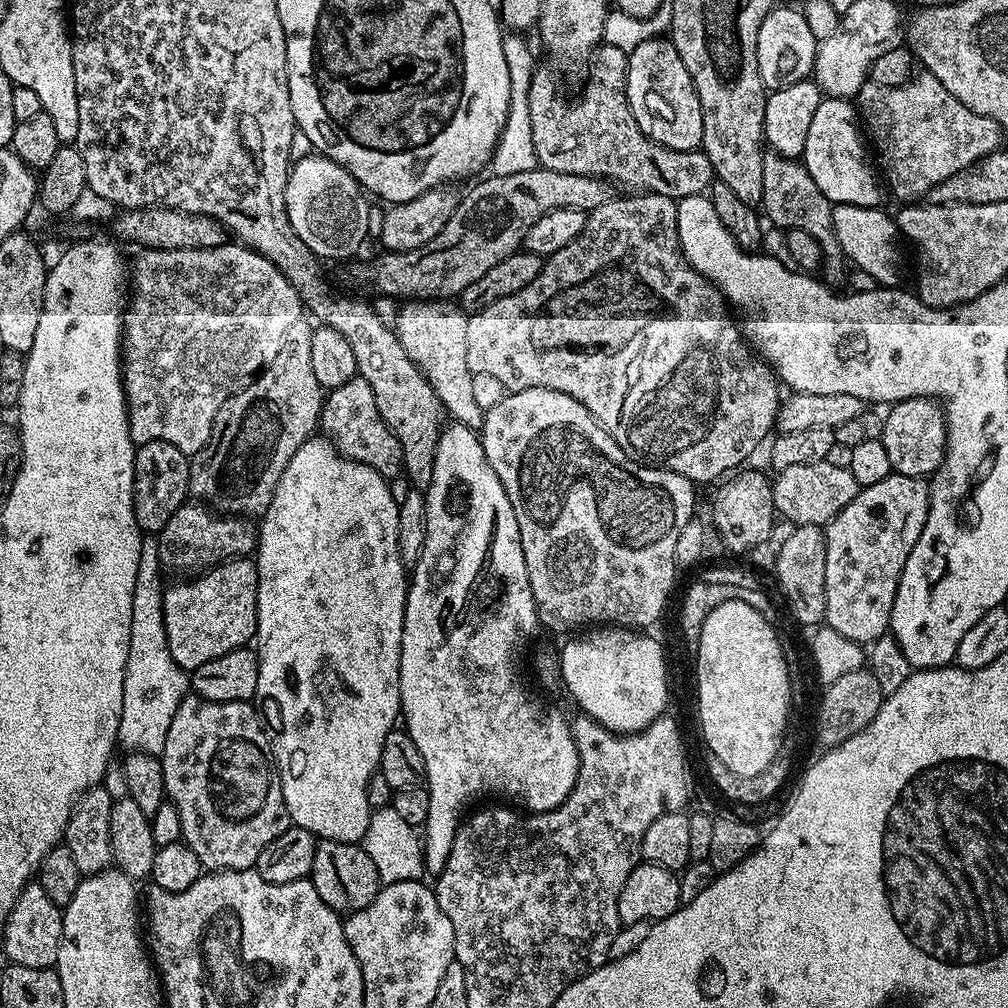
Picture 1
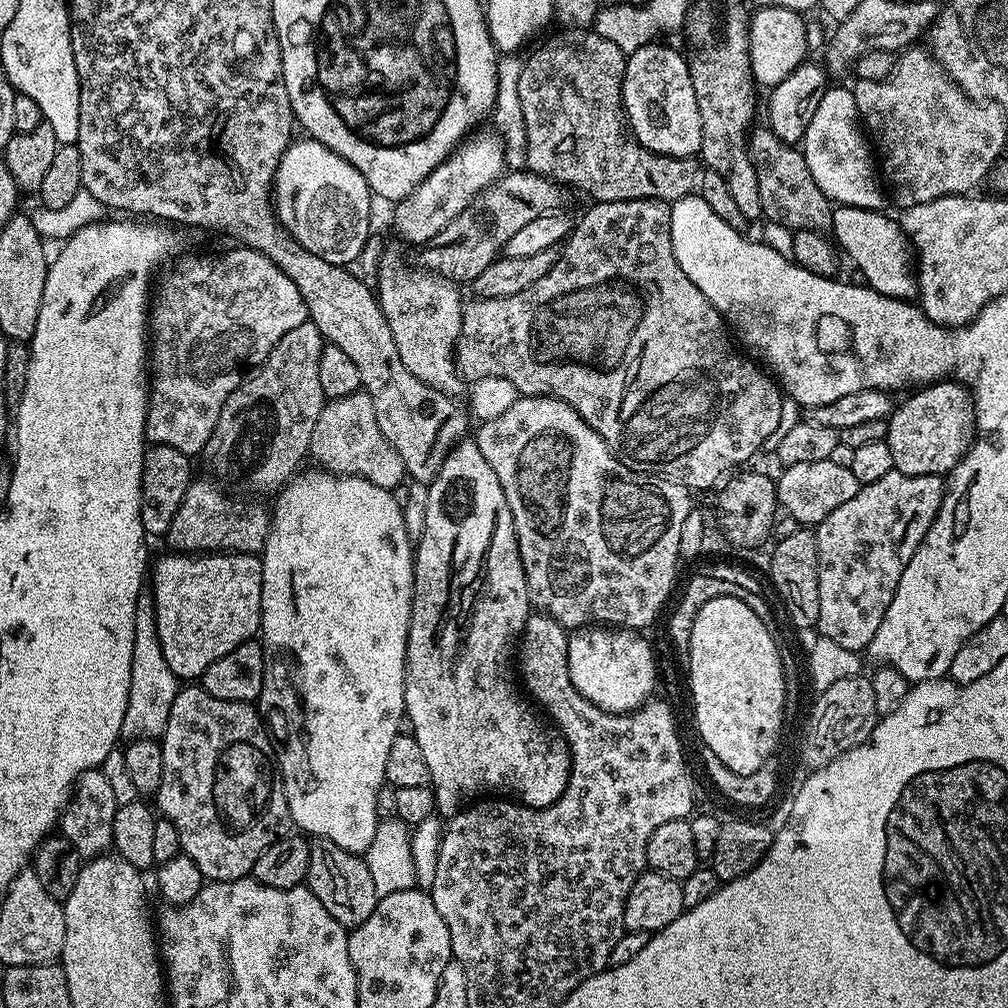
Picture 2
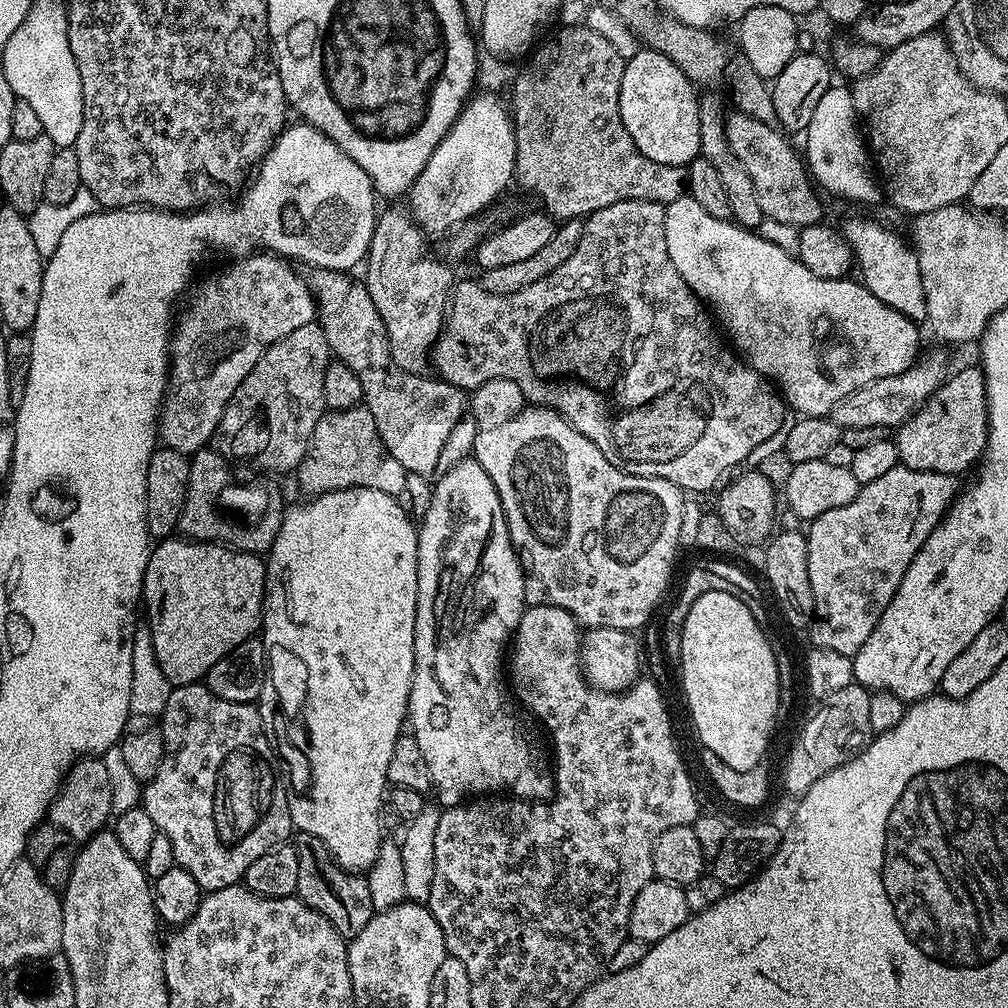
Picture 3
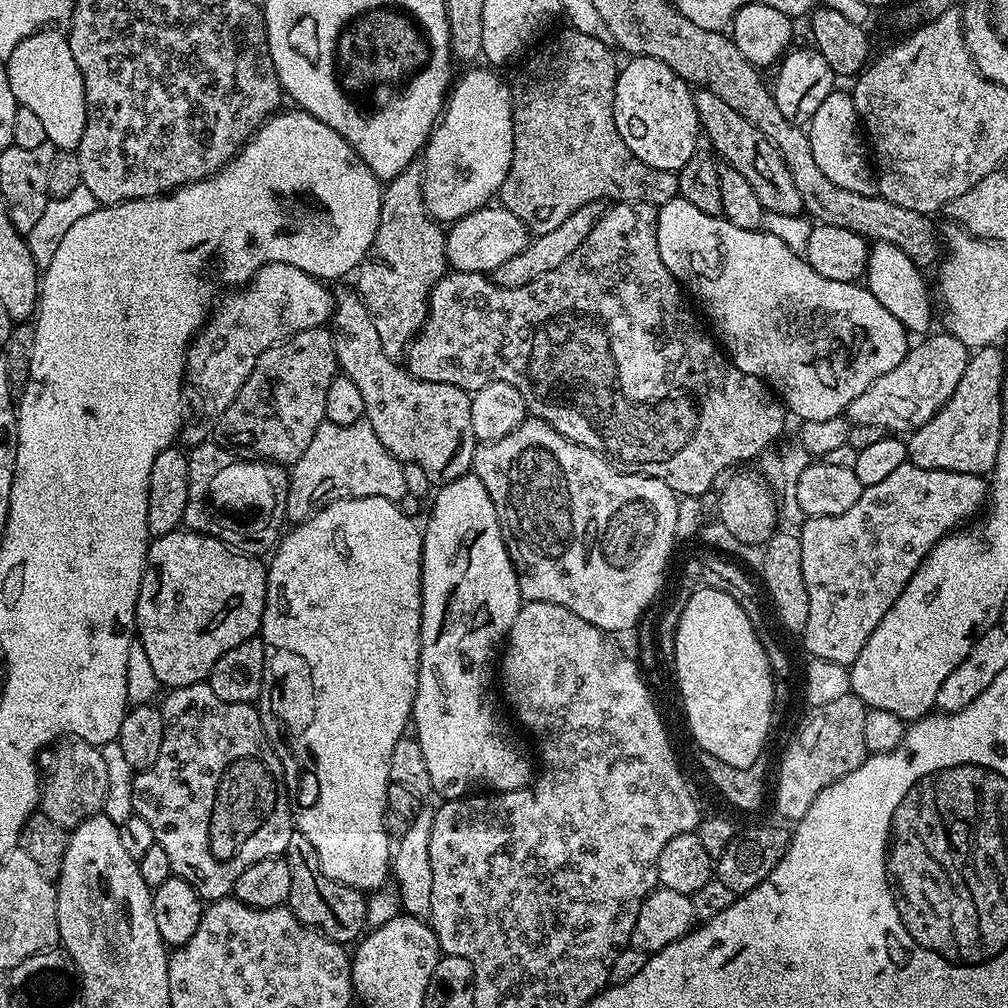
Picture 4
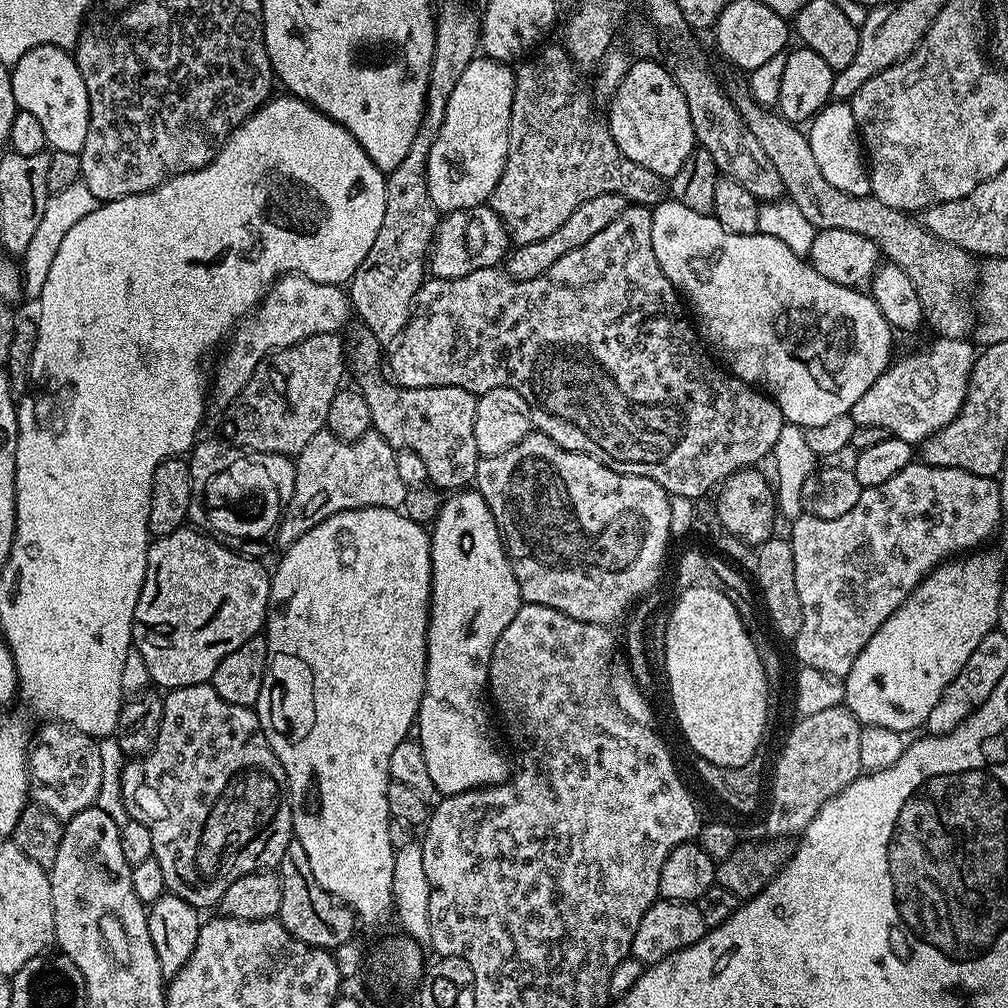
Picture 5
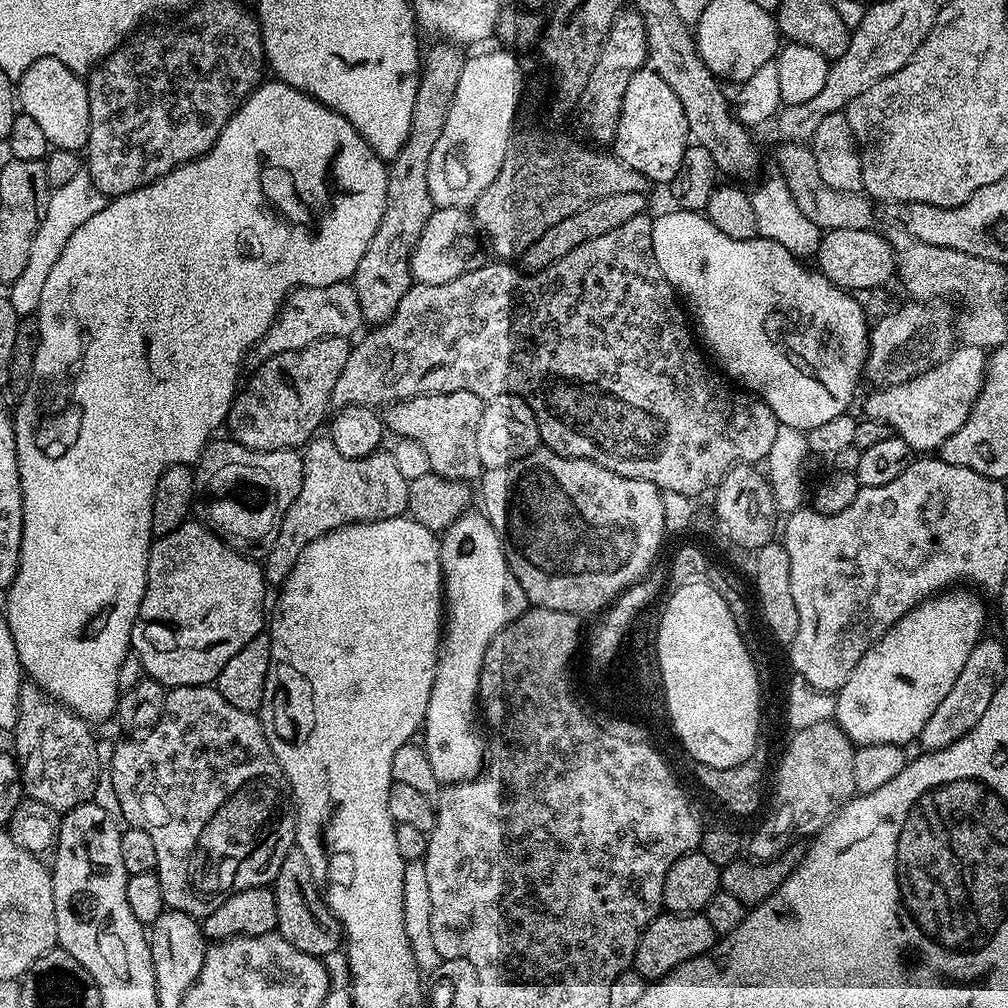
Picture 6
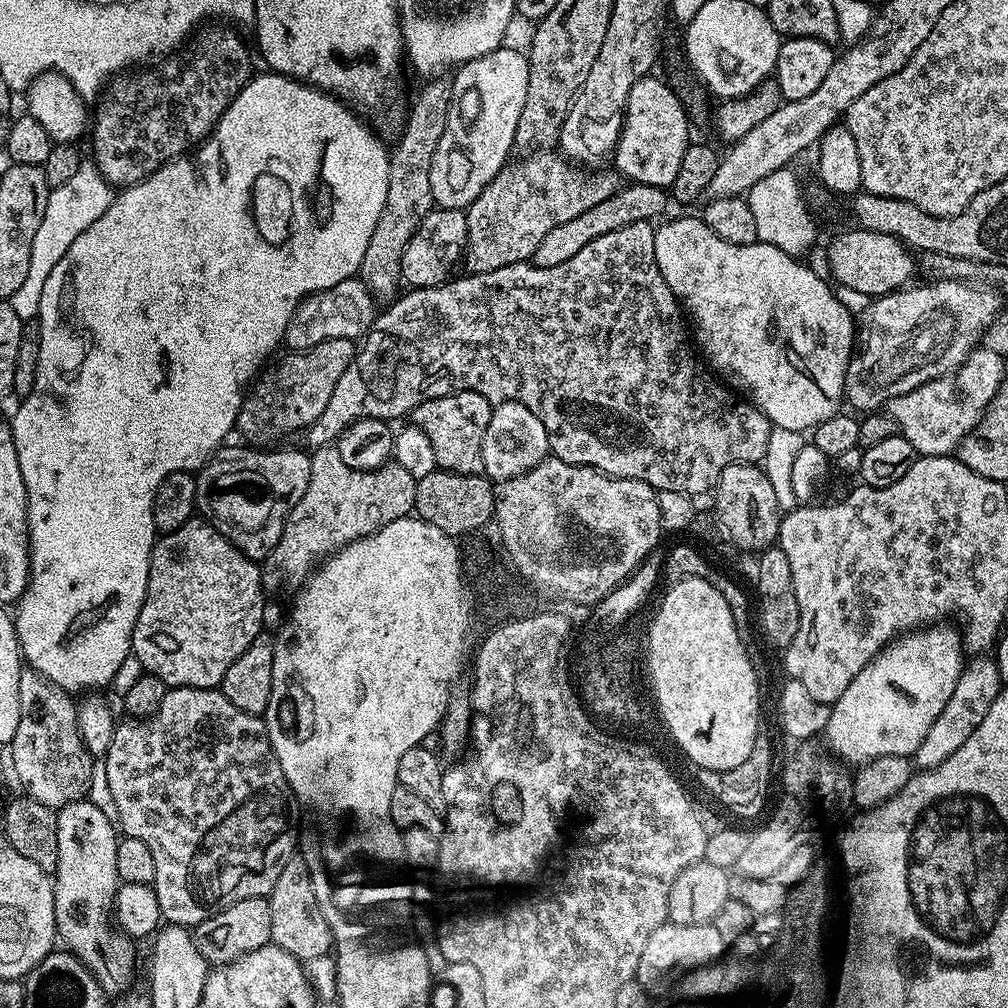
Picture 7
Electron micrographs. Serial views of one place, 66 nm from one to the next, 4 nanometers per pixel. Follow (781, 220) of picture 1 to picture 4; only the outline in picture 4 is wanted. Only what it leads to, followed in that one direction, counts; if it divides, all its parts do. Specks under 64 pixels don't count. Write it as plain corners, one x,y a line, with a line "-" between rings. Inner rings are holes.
700,88
695,93
695,98
700,126
706,140
712,143
711,151
723,163
738,170
738,174
742,174
742,178
746,178
746,182
750,182
750,190
754,190
754,194
758,194
758,202
762,202
765,212
799,217
804,212
802,194
798,194
798,186
794,186
794,178
790,178
790,170
786,170
786,162
782,158
782,154
778,154
778,150
770,142
770,138
766,138
766,134
762,134
762,130
758,130
750,122
746,122
746,118
742,118
742,114
730,110
730,106
726,106
726,102
722,102
722,98
718,98
718,94

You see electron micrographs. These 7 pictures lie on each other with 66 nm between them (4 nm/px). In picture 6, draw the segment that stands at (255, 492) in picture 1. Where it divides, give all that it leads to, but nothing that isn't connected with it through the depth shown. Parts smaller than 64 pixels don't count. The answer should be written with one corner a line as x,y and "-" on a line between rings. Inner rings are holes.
335,336
315,340
302,350
267,357
263,361
264,365
249,378
248,385
245,388
243,385
237,391
236,400
228,411
226,428
227,431
232,431
231,439
243,448
253,448
255,452
273,452
283,448
296,450
307,445
308,441
319,433
316,431
319,430
324,415
326,415
325,420
329,415
334,394
334,382
338,382
338,374
342,374
352,350
353,345
350,343
349,337

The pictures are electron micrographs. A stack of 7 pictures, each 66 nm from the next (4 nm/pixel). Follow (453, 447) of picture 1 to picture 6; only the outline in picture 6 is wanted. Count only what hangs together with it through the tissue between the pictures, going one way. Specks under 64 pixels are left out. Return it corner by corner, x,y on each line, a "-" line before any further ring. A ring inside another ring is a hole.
469,510
447,528
443,533
440,542
440,561
444,563
444,595
446,597
446,631
442,636
442,647
440,650
440,663
436,666
436,681
432,687
433,692
430,694
430,702
428,703
428,714
424,719
424,726
422,729
422,746
426,750
426,754
430,758
430,764
434,769
434,776
438,778
441,785
447,786
449,784
459,784
462,780
473,780
474,777
480,775
482,769
486,764
486,744
482,739
482,732
476,729
476,720
478,724
478,693
480,690
480,675
482,674
482,662
486,650
490,646
492,637
497,636
499,632
507,626
512,624
523,614
529,607
526,594
522,590
522,586
518,582
518,578
514,578
514,574
508,568
508,556
504,552
504,545
502,543
501,533
496,531
496,527
488,521
487,516
481,514
476,510

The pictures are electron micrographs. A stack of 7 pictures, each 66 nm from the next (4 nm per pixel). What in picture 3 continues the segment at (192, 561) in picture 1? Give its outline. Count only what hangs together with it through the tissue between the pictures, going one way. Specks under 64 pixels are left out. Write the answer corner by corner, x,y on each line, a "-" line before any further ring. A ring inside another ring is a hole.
208,446
201,448
199,452
191,457
188,493
184,499
184,509
180,512
179,531
190,540
203,540
213,544
223,544
241,552
267,553
278,534
280,524
284,520
286,503
284,504
283,498
280,497
279,490
272,488
268,492
268,501
265,504
260,500
256,500
252,504
250,497
243,496
234,485
228,484
228,464
229,461
221,456
219,451
213,450

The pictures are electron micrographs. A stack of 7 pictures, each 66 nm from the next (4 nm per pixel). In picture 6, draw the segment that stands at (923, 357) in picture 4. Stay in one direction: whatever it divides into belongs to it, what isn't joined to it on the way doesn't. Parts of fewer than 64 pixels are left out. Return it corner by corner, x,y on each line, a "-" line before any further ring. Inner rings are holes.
970,345
953,347
942,363
913,380
873,391
873,396
864,404
863,415
869,420
890,425
893,433
905,440
913,453
935,453
966,422
983,389
988,361
983,348

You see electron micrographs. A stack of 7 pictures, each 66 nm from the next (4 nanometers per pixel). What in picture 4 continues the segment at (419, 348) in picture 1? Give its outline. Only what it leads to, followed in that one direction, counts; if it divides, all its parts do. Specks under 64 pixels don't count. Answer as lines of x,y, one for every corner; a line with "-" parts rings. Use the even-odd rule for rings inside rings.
417,158
407,164
392,180
383,185
380,198
380,225
374,234
374,242
368,255
364,257
355,273
355,291
360,293
374,326
378,329
378,338
382,338
382,350
386,358
403,361
406,349
416,339
428,317
428,298
436,283
449,271
448,256
444,252
446,232
433,220
424,204
424,161

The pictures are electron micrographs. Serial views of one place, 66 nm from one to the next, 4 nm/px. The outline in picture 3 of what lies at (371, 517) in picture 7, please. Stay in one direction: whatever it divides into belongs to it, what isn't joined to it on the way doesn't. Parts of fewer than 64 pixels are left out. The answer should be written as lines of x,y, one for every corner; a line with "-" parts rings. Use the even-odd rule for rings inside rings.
366,407
351,408
341,412
325,411
308,443
308,449
301,462
300,488
305,497
315,498
323,492
333,492
343,488
369,488
382,490
396,497
406,486
408,473
402,462
386,450
382,438
378,438
378,426
374,426
374,414

